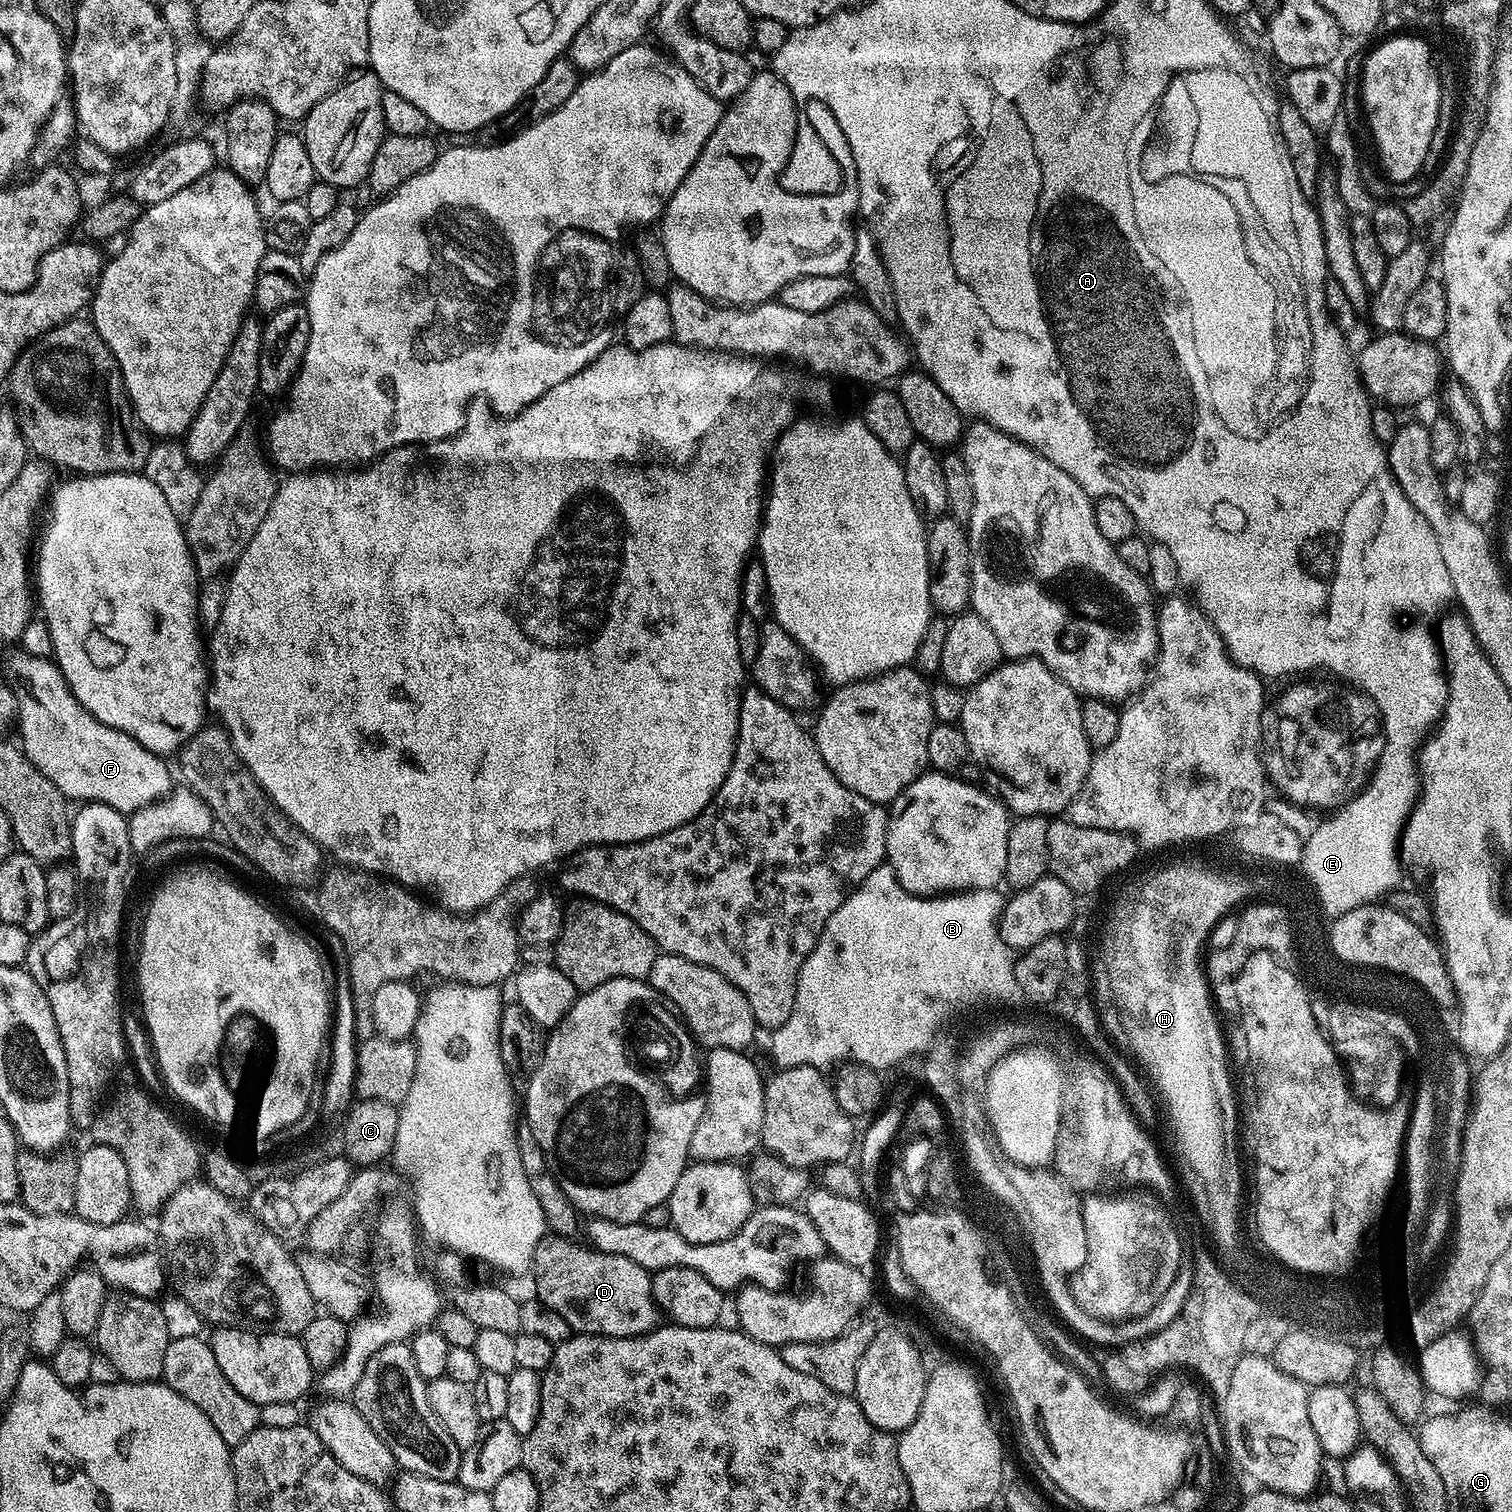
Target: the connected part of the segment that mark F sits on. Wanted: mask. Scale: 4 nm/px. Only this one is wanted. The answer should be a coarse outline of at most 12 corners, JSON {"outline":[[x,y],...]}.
{"outline":[[49,657],[6,679],[18,744],[72,802],[131,814],[173,769],[74,698]]}

